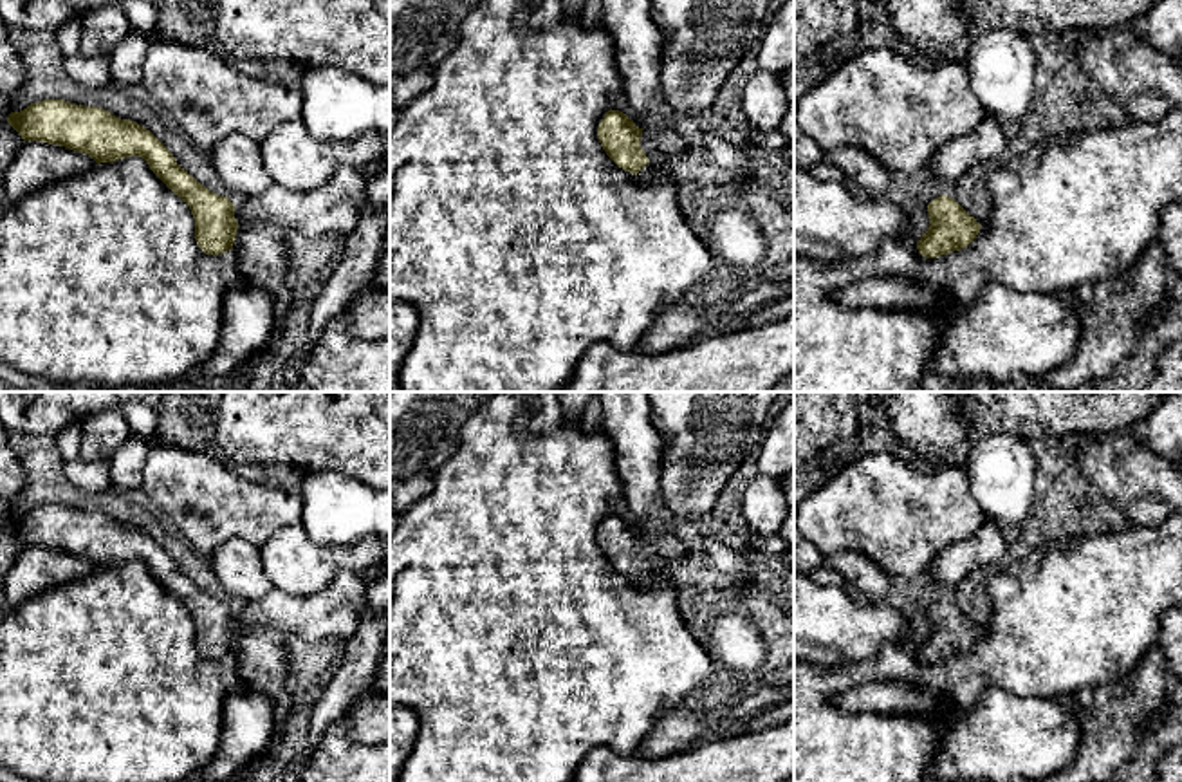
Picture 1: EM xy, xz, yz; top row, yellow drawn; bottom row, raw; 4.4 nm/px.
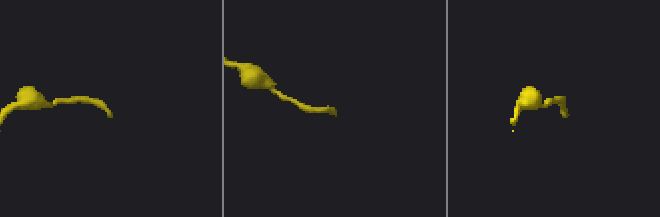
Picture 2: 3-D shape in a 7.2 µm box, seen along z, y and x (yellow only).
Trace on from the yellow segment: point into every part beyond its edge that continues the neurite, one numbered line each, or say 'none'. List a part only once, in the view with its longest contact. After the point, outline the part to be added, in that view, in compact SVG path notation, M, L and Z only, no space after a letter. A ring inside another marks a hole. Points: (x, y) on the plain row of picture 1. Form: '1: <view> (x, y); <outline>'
1: xz (659, 546); M660 524L642 533L641 553L650 565L664 569L684 560L688 556L688 545L668 526Z

